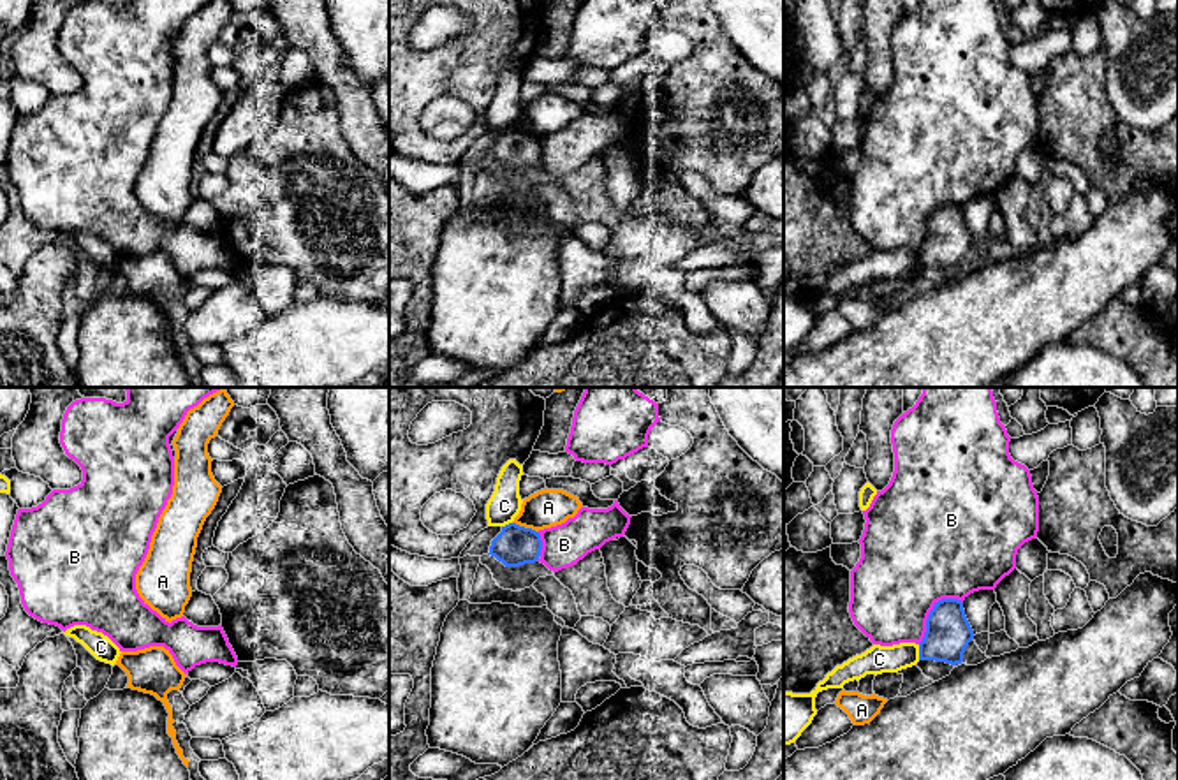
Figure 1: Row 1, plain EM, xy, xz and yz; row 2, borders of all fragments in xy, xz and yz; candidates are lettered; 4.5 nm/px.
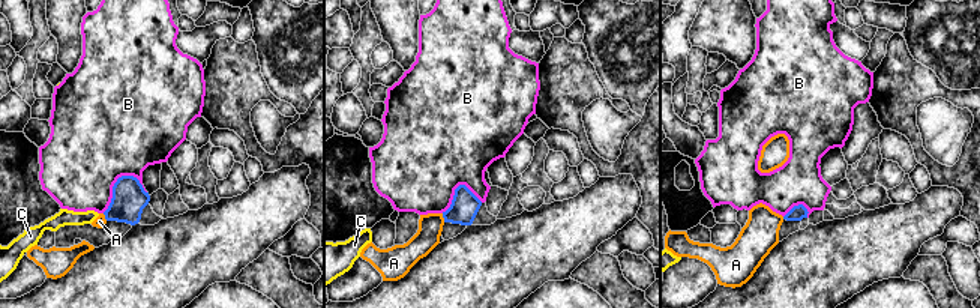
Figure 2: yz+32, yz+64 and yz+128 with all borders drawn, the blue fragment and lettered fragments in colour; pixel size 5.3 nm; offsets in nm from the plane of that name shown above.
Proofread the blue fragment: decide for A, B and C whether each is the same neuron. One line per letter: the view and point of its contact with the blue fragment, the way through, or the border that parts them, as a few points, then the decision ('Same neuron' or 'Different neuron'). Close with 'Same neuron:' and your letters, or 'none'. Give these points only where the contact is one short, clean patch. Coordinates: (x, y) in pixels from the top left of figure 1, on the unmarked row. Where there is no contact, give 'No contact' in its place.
A: Touches blue at xz (523, 132). Boundary: xz (513, 127), (537, 138). Different neuron
B: Touches blue at yz (930, 217). Different neuron
C: Touches blue at yz (920, 257). Different neuron
Same neuron: none

